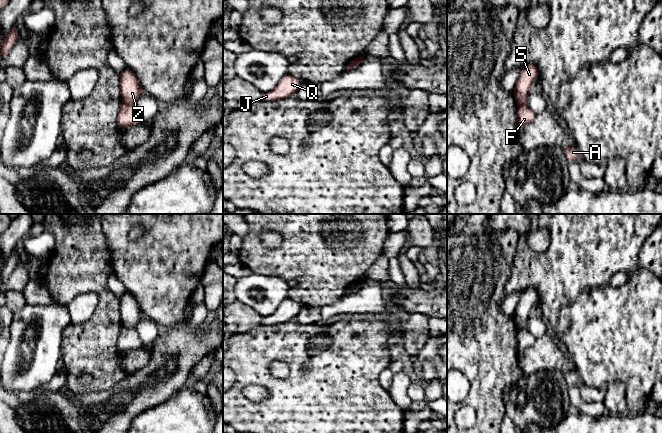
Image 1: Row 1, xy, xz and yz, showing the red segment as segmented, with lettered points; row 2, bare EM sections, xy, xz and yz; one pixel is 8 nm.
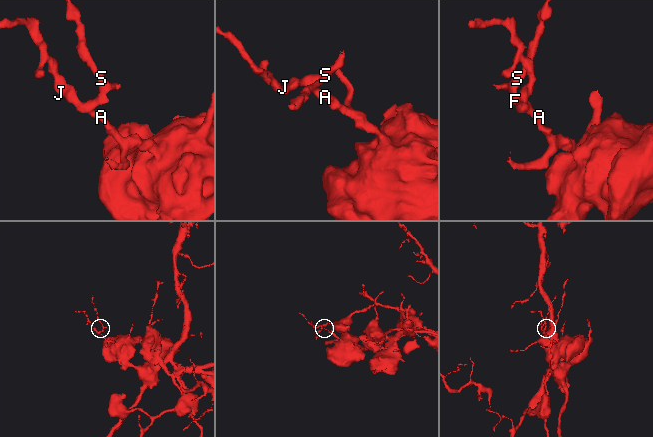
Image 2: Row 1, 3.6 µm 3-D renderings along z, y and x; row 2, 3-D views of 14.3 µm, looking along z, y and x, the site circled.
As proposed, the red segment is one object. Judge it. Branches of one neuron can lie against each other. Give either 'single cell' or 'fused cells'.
fused cells

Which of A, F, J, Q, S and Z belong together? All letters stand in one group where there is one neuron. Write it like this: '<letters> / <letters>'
A F J Q / S Z

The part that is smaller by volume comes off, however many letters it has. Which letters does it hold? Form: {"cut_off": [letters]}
{"cut_off": ["S", "Z"]}

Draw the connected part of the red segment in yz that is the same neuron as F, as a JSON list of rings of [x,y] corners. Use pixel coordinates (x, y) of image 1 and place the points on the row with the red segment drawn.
[[[521,104],[518,106],[518,125],[520,128],[525,127],[530,124],[536,117],[536,113],[533,112],[527,104]]]

